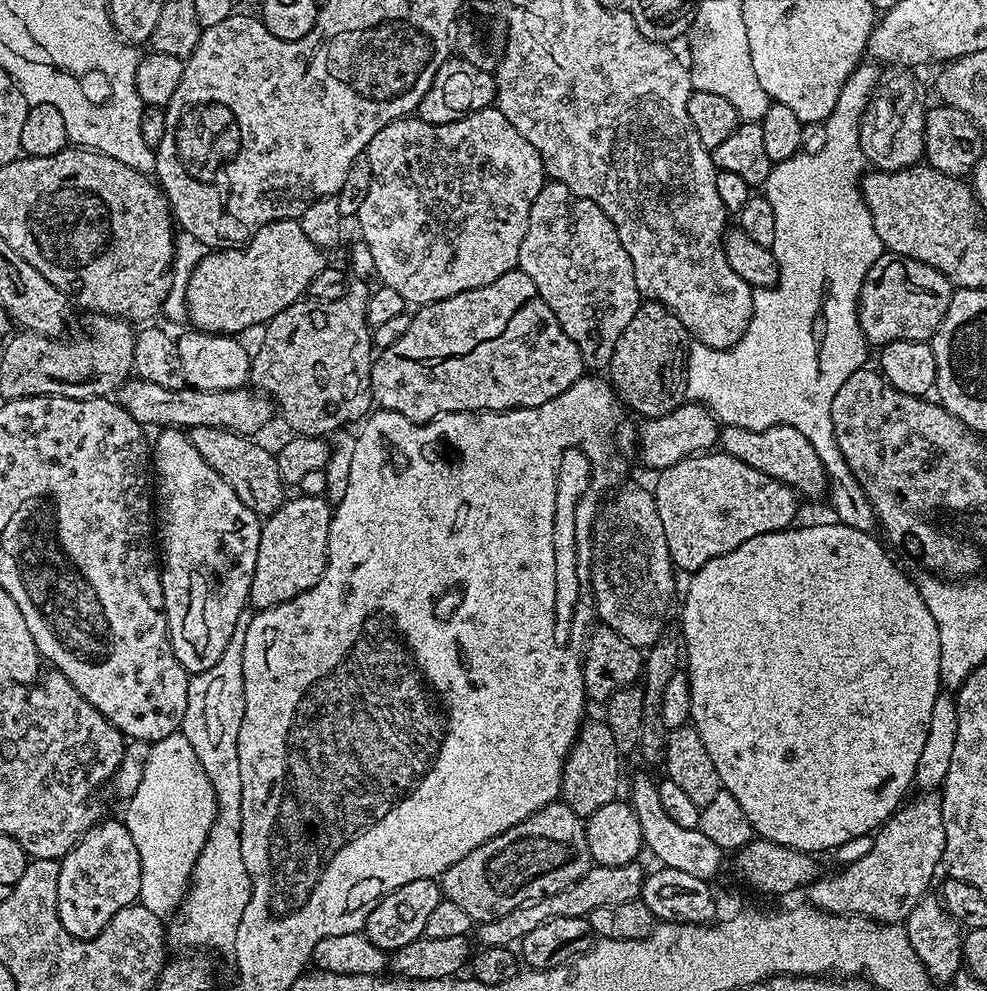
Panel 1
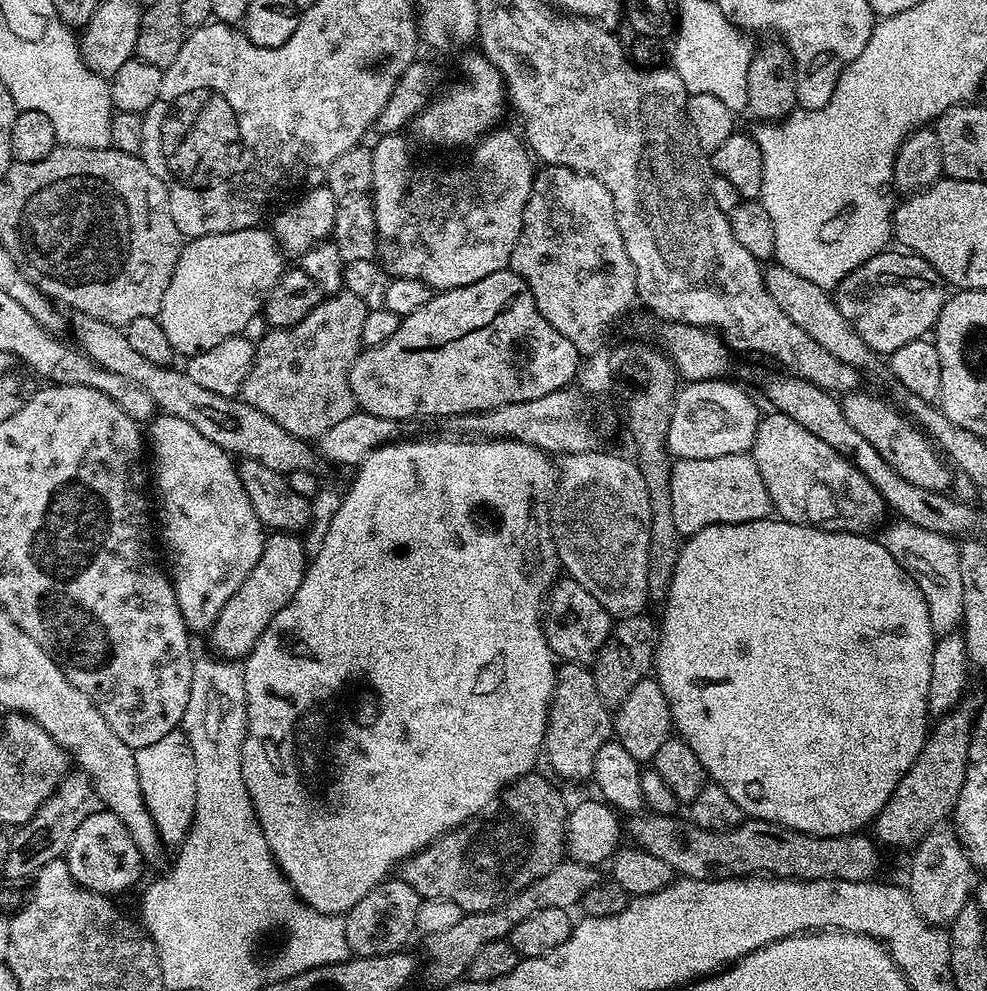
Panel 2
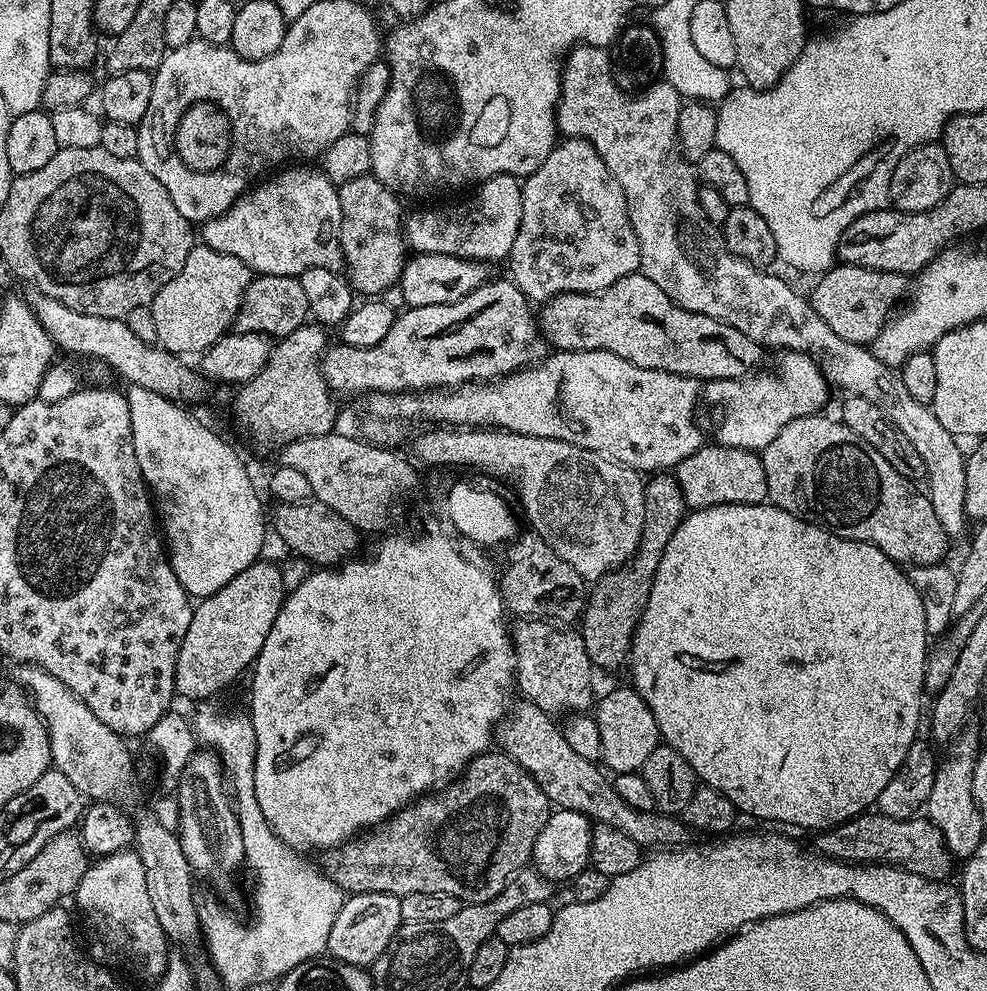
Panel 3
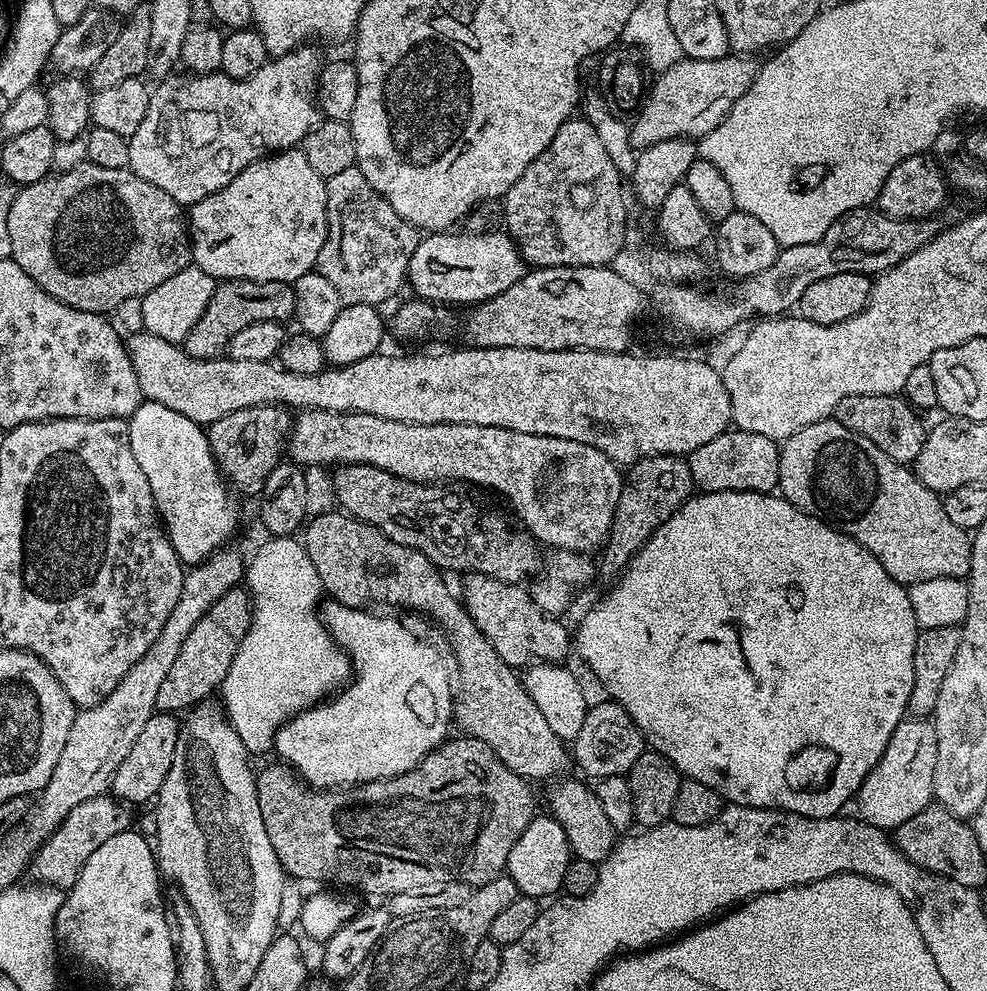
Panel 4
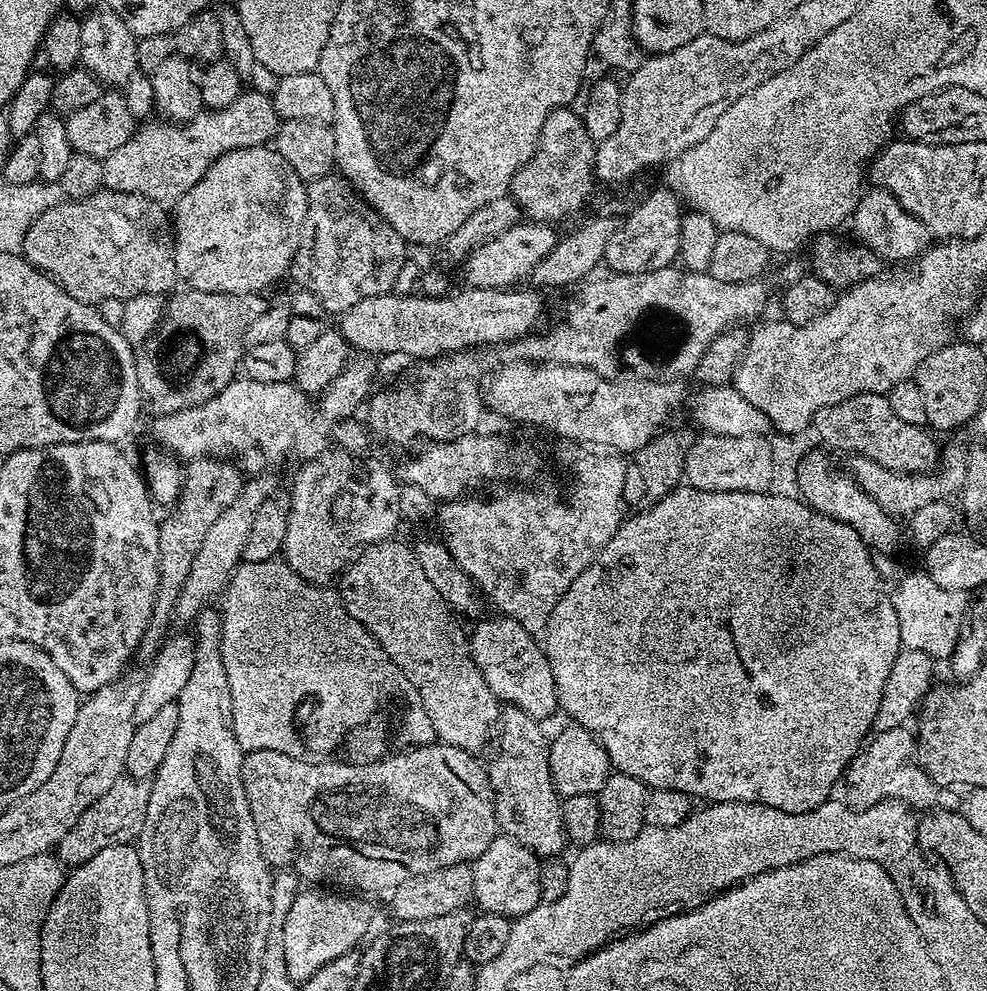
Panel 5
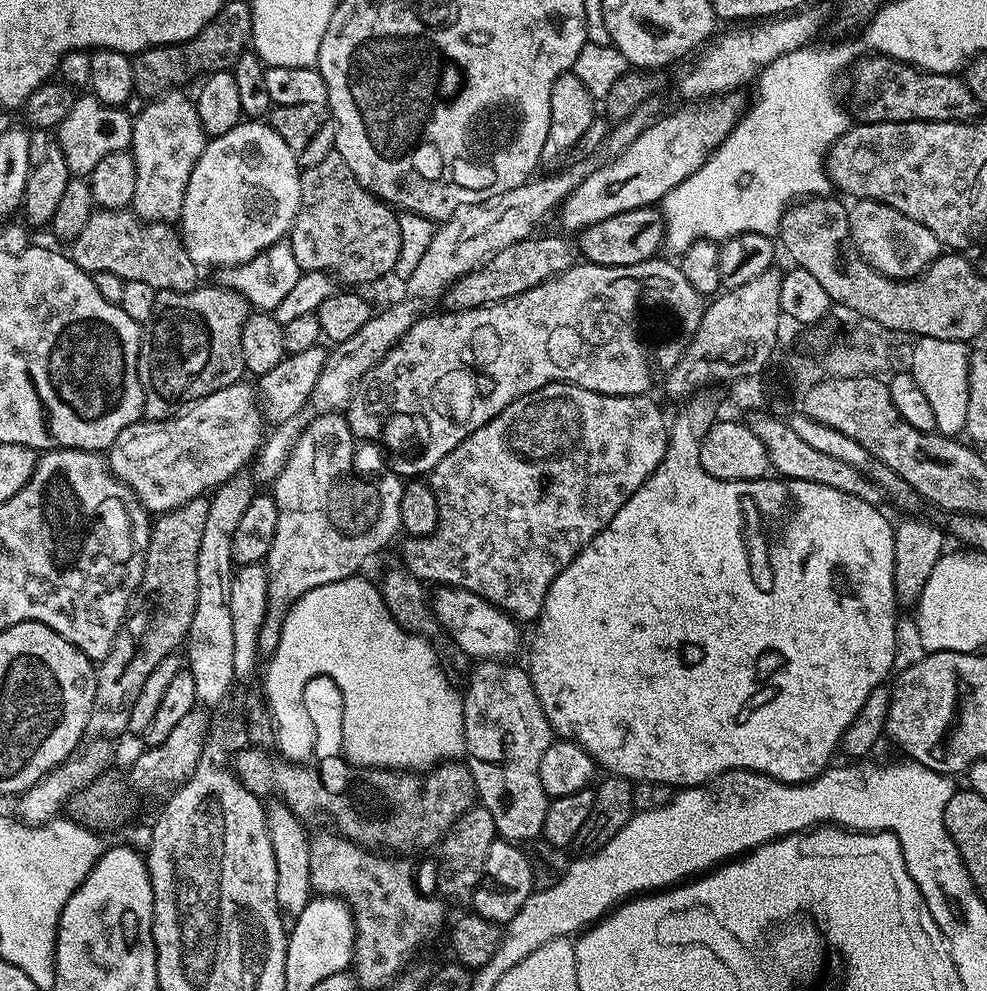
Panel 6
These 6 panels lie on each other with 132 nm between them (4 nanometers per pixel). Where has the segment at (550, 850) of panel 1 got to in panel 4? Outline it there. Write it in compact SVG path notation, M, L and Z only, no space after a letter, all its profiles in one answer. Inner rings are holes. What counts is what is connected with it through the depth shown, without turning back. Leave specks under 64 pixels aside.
M463 734L449 738L435 748L416 768L412 768L401 776L391 776L388 780L375 780L369 784L355 786L341 786L335 790L313 788L304 783L287 764L275 762L259 769L256 776L256 793L258 794L258 810L262 810L262 822L266 826L266 834L270 838L270 846L274 846L274 854L278 854L278 862L283 866L289 877L297 876L300 880L321 880L321 885L336 886L332 884L345 884L348 888L357 888L368 896L384 896L390 898L394 894L407 892L420 892L432 890L442 884L462 882L479 886L490 882L494 877L501 875L507 869L510 850L514 850L514 842L522 838L522 830L530 826L532 817L537 815L536 800L532 797L533 785L523 776L514 774L504 763L486 746L486 742L478 742L472 736Z

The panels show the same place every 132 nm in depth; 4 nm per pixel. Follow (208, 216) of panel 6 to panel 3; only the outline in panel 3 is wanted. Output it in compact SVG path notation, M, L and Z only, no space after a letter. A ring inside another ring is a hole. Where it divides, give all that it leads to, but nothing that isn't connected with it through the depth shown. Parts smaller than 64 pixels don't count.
M296 166L285 167L280 170L285 170L285 172L280 172L277 176L269 175L263 182L245 190L232 203L230 210L226 210L220 216L213 216L211 220L205 220L202 225L202 231L204 231L202 242L207 248L213 248L222 254L230 254L234 258L246 262L246 266L252 269L253 273L261 276L299 278L303 272L311 268L325 268L343 273L345 261L340 241L342 206L339 205L337 185L333 184L323 171L316 169L315 172L314 169L308 168L312 166L292 167Z

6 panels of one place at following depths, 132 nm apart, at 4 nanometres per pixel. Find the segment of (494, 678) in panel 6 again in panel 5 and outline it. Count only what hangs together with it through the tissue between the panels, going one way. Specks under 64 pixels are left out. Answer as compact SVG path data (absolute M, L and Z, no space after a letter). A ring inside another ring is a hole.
M520 706L503 709L498 733L500 732L500 756L504 759L504 784L508 787L512 808L524 827L523 839L536 848L541 857L552 858L564 852L564 843L567 845L570 839L564 823L562 796L556 793L557 781L552 770L550 740L549 737L544 737L543 730L528 712L531 711Z

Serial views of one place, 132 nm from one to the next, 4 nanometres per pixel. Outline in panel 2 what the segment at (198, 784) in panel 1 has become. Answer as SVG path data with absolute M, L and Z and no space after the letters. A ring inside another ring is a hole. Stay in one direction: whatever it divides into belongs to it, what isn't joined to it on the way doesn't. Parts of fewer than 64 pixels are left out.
M177 730L158 738L151 746L135 749L138 782L142 782L142 798L146 798L146 810L154 818L161 841L165 845L179 845L192 825L192 816L196 812L196 767L194 750L190 738L183 730Z

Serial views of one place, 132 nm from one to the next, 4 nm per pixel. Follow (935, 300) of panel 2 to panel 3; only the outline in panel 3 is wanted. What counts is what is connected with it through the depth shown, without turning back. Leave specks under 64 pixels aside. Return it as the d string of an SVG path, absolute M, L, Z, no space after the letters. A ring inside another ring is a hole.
M843 262L829 268L817 280L820 281L813 286L810 299L818 318L822 318L822 322L826 322L826 326L830 326L838 338L865 346L878 338L910 288L909 281L904 281L907 279L899 272L870 270Z

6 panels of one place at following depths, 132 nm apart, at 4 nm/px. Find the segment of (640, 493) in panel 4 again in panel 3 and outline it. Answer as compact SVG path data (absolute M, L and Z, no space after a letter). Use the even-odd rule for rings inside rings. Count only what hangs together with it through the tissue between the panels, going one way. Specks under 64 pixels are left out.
M649 475L644 485L644 521L636 552L627 564L612 569L591 585L578 624L586 654L597 669L616 668L623 660L625 663L629 659L632 638L636 635L636 625L640 623L640 615L648 601L658 562L666 550L666 542L685 515L686 505L675 475Z

